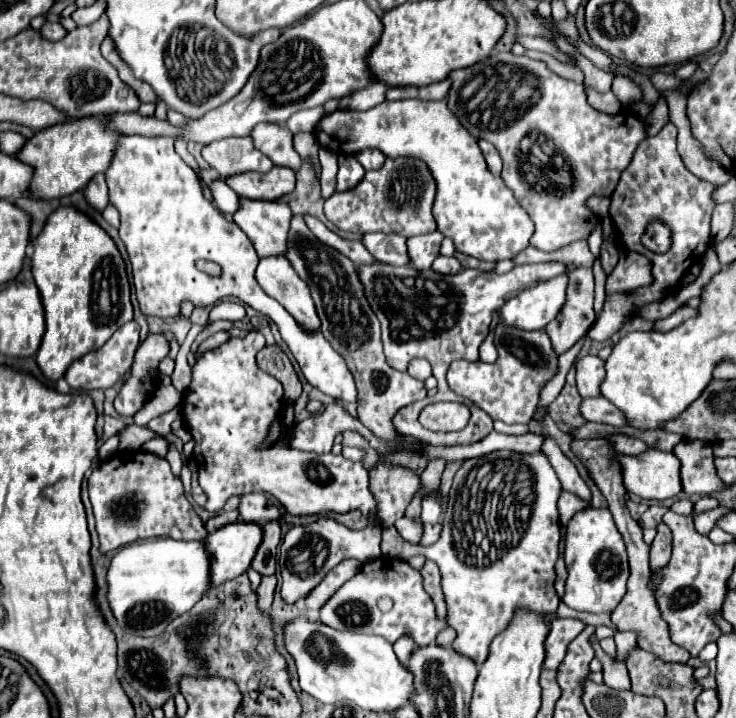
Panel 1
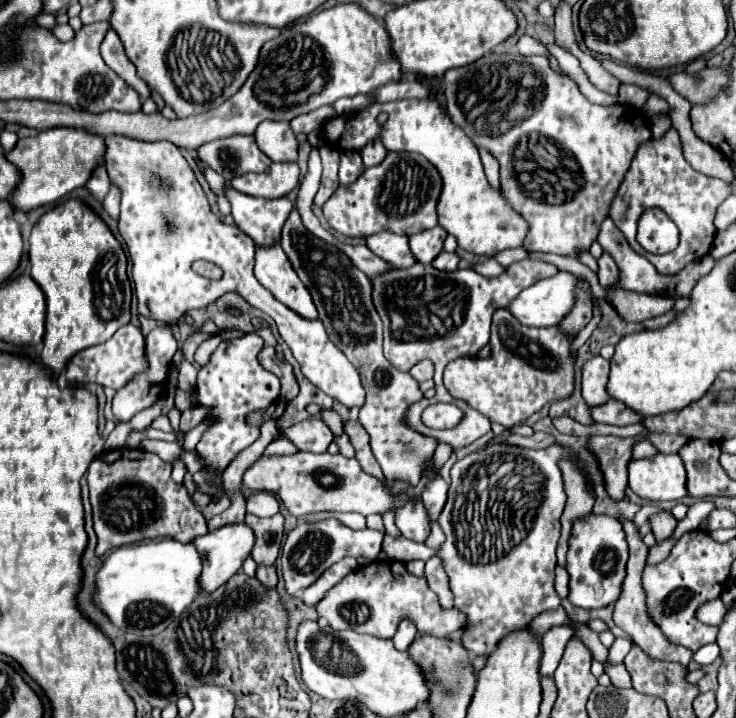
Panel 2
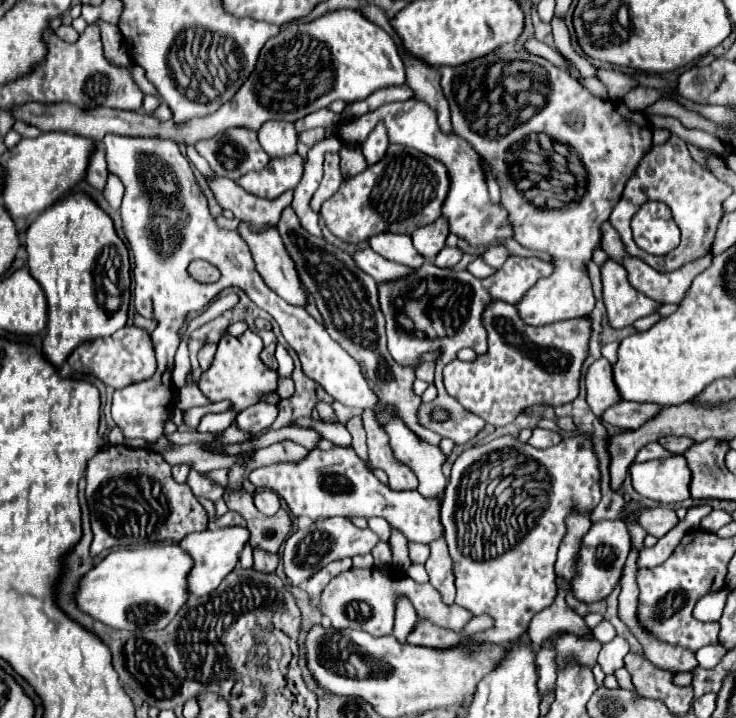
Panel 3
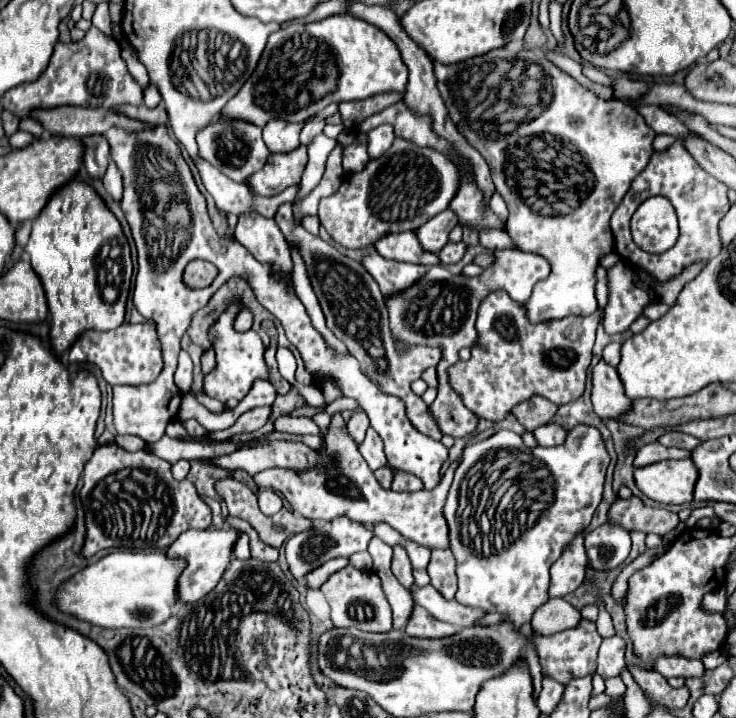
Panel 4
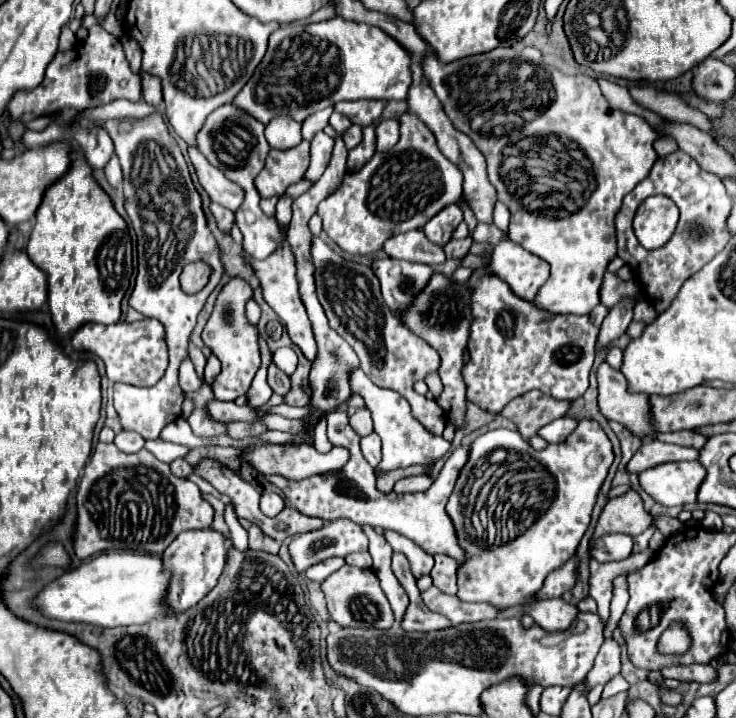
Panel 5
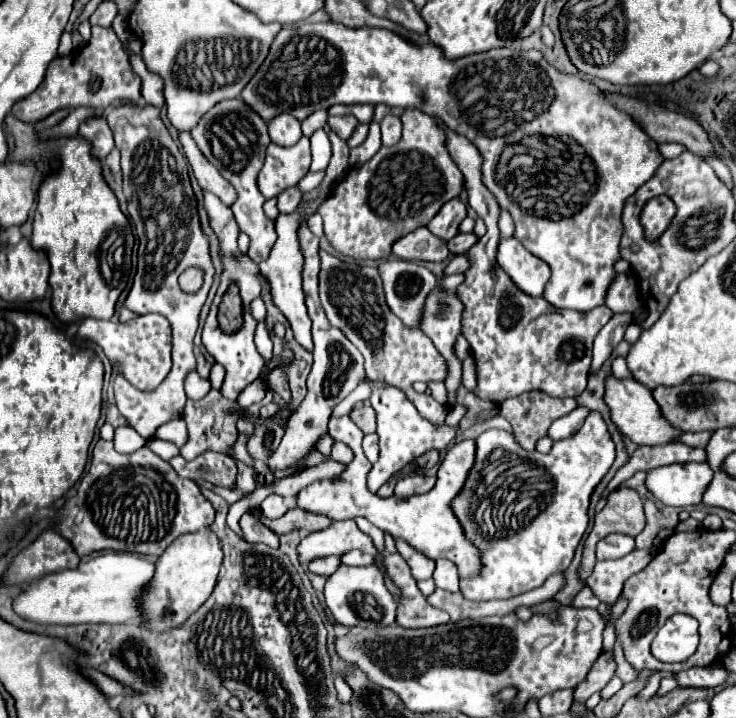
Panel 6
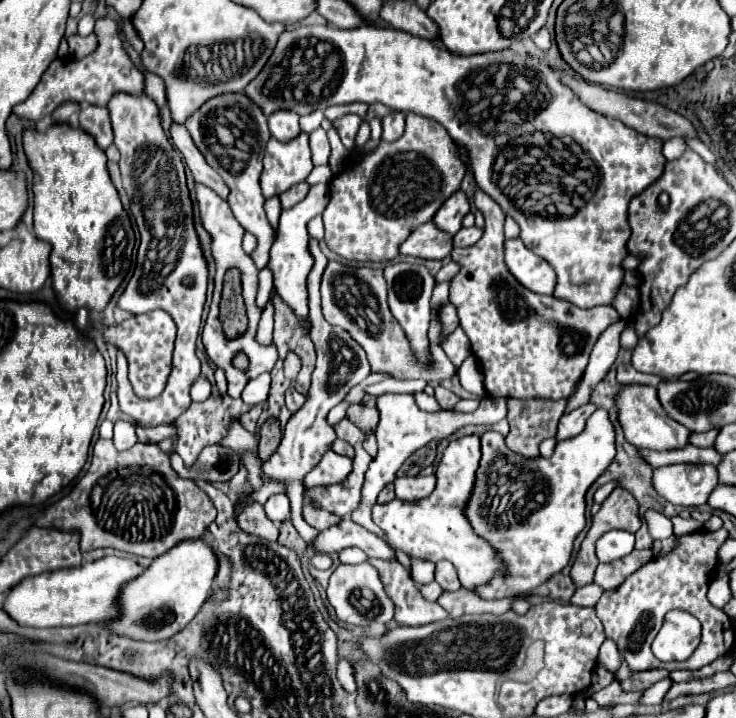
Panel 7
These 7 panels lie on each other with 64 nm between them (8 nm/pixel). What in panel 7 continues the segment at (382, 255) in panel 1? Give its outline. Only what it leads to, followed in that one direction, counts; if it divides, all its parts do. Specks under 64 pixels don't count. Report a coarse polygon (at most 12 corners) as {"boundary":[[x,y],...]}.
{"boundary":[[432,222],[416,228],[400,254],[444,260],[452,236]]}

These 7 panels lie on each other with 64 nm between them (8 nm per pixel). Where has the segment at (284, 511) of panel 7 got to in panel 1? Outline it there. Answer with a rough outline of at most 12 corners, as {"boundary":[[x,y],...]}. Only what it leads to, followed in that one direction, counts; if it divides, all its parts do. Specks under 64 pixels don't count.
{"boundary":[[262,492],[242,496],[238,514],[248,522],[282,518]]}

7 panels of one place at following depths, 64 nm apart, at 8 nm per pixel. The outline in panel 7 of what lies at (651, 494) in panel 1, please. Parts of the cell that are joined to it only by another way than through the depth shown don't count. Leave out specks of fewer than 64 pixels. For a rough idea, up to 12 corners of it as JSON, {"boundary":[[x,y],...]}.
{"boundary":[[712,464],[652,472],[654,490],[674,506],[706,504]]}

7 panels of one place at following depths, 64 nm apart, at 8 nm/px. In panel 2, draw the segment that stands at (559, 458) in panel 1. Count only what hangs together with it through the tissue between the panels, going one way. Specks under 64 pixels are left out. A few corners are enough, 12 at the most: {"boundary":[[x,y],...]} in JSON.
{"boundary":[[558,462],[568,496],[558,540],[558,564],[566,566],[572,520],[592,512],[594,496],[582,472]]}

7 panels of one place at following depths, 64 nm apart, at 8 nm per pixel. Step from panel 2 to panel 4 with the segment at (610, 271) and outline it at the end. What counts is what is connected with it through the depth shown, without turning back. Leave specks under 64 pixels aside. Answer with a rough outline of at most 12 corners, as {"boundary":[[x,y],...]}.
{"boundary":[[632,266],[608,270],[606,332],[628,330],[648,304]]}

